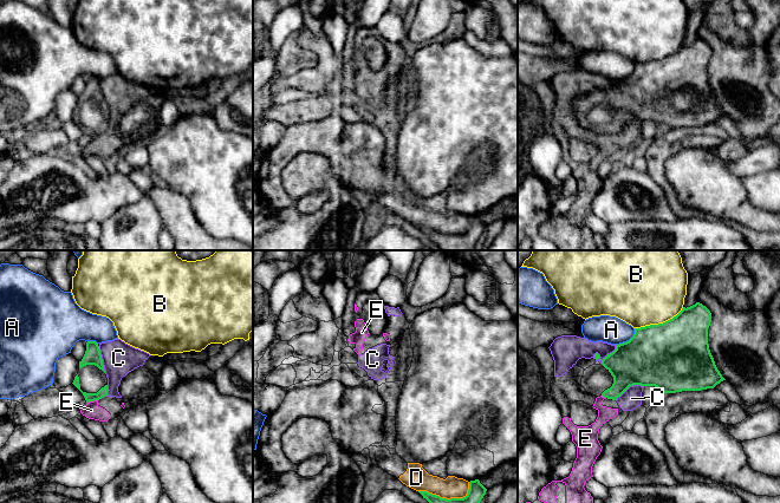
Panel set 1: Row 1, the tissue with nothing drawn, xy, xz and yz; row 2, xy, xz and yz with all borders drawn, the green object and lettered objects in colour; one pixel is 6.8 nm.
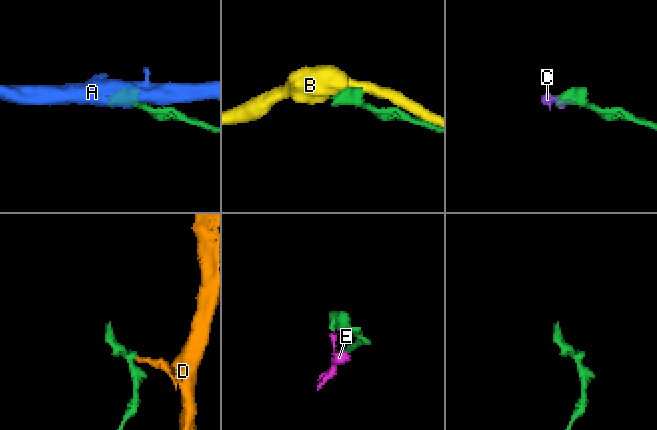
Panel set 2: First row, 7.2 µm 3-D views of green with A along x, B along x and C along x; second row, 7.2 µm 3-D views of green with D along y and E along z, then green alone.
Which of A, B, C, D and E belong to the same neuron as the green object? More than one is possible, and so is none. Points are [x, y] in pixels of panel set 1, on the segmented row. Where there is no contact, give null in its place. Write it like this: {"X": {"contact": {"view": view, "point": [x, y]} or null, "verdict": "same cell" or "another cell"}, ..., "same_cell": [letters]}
{"A": {"contact": {"view": "yz", "point": [629, 340]}, "verdict": "another cell"}, "B": {"contact": {"view": "yz", "point": [658, 324]}, "verdict": "another cell"}, "C": {"contact": {"view": "yz", "point": [629, 386]}, "verdict": "another cell"}, "D": {"contact": {"view": "xz", "point": [448, 500]}, "verdict": "another cell"}, "E": {"contact": {"view": "xy", "point": [91, 400]}, "verdict": "another cell"}, "same_cell": []}

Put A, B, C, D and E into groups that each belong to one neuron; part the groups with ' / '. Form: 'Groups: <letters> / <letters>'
Groups: A / B / C E / D

